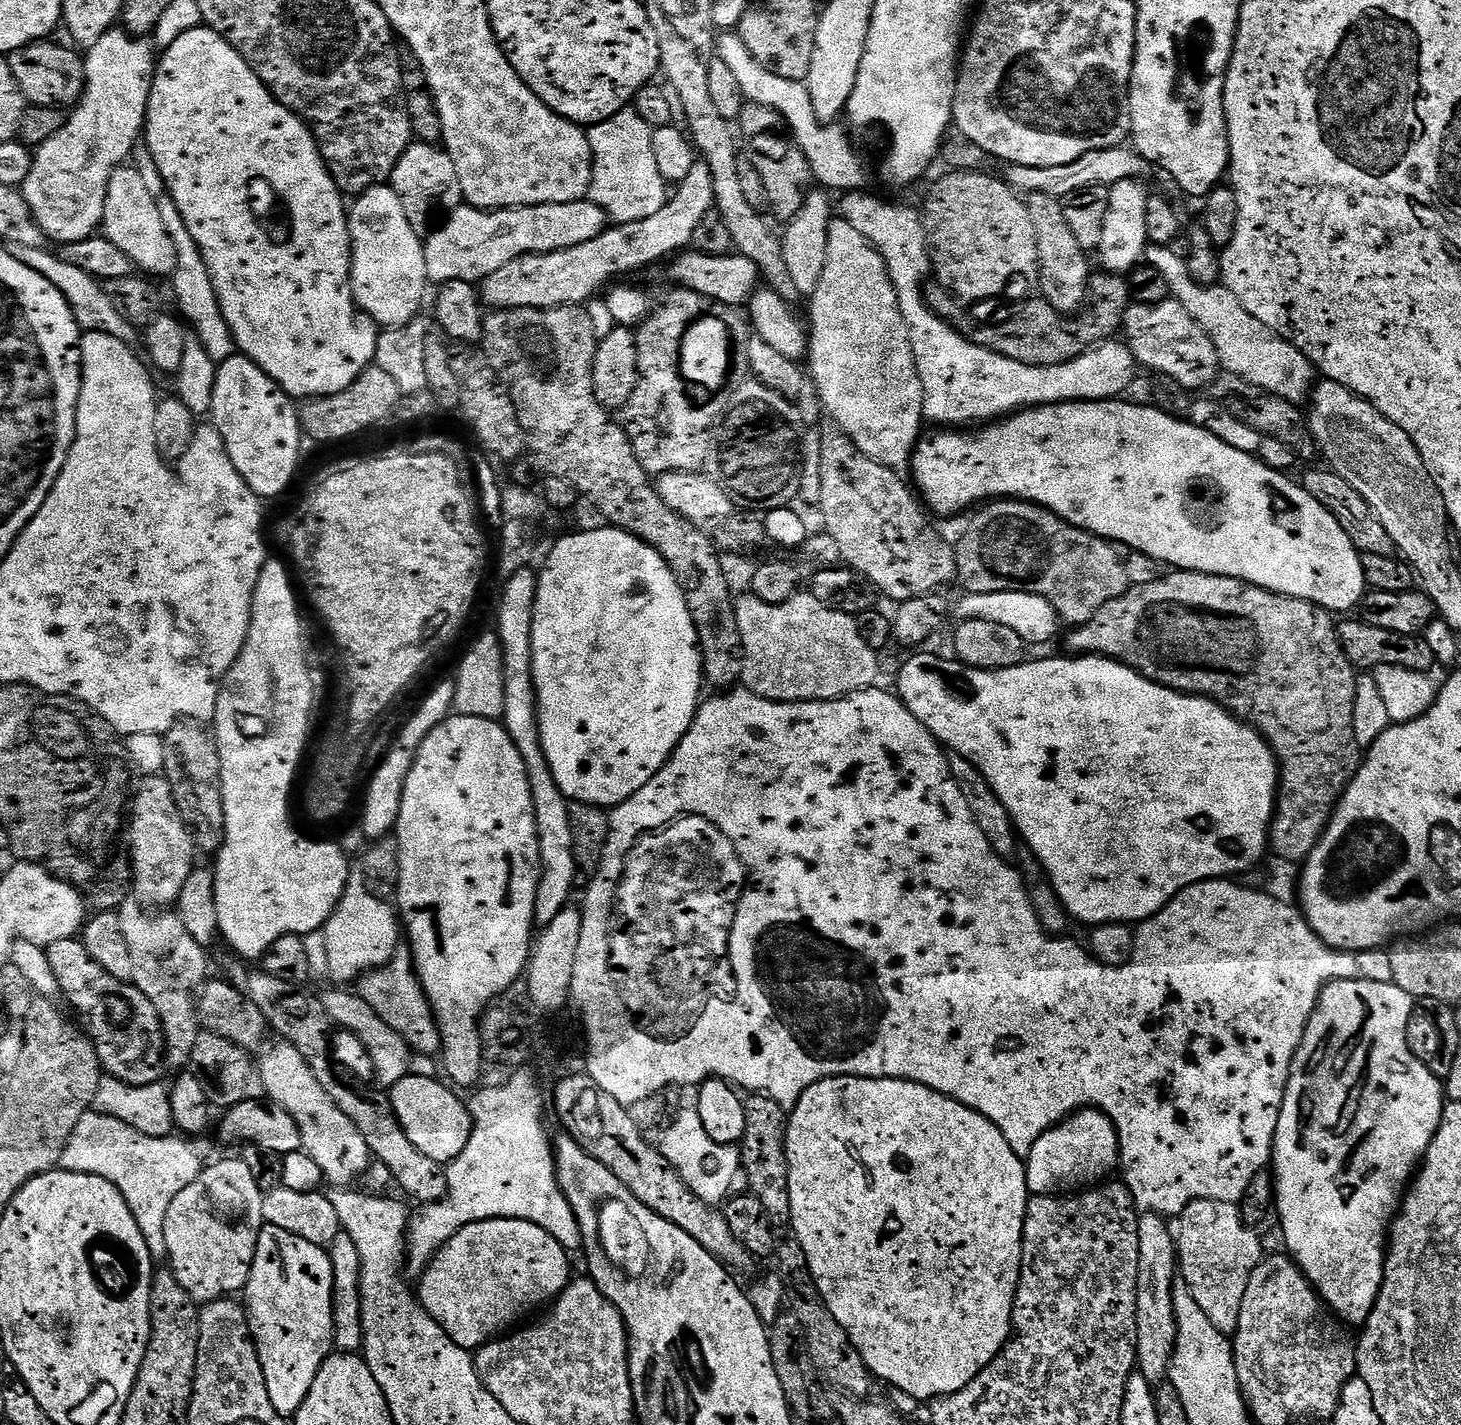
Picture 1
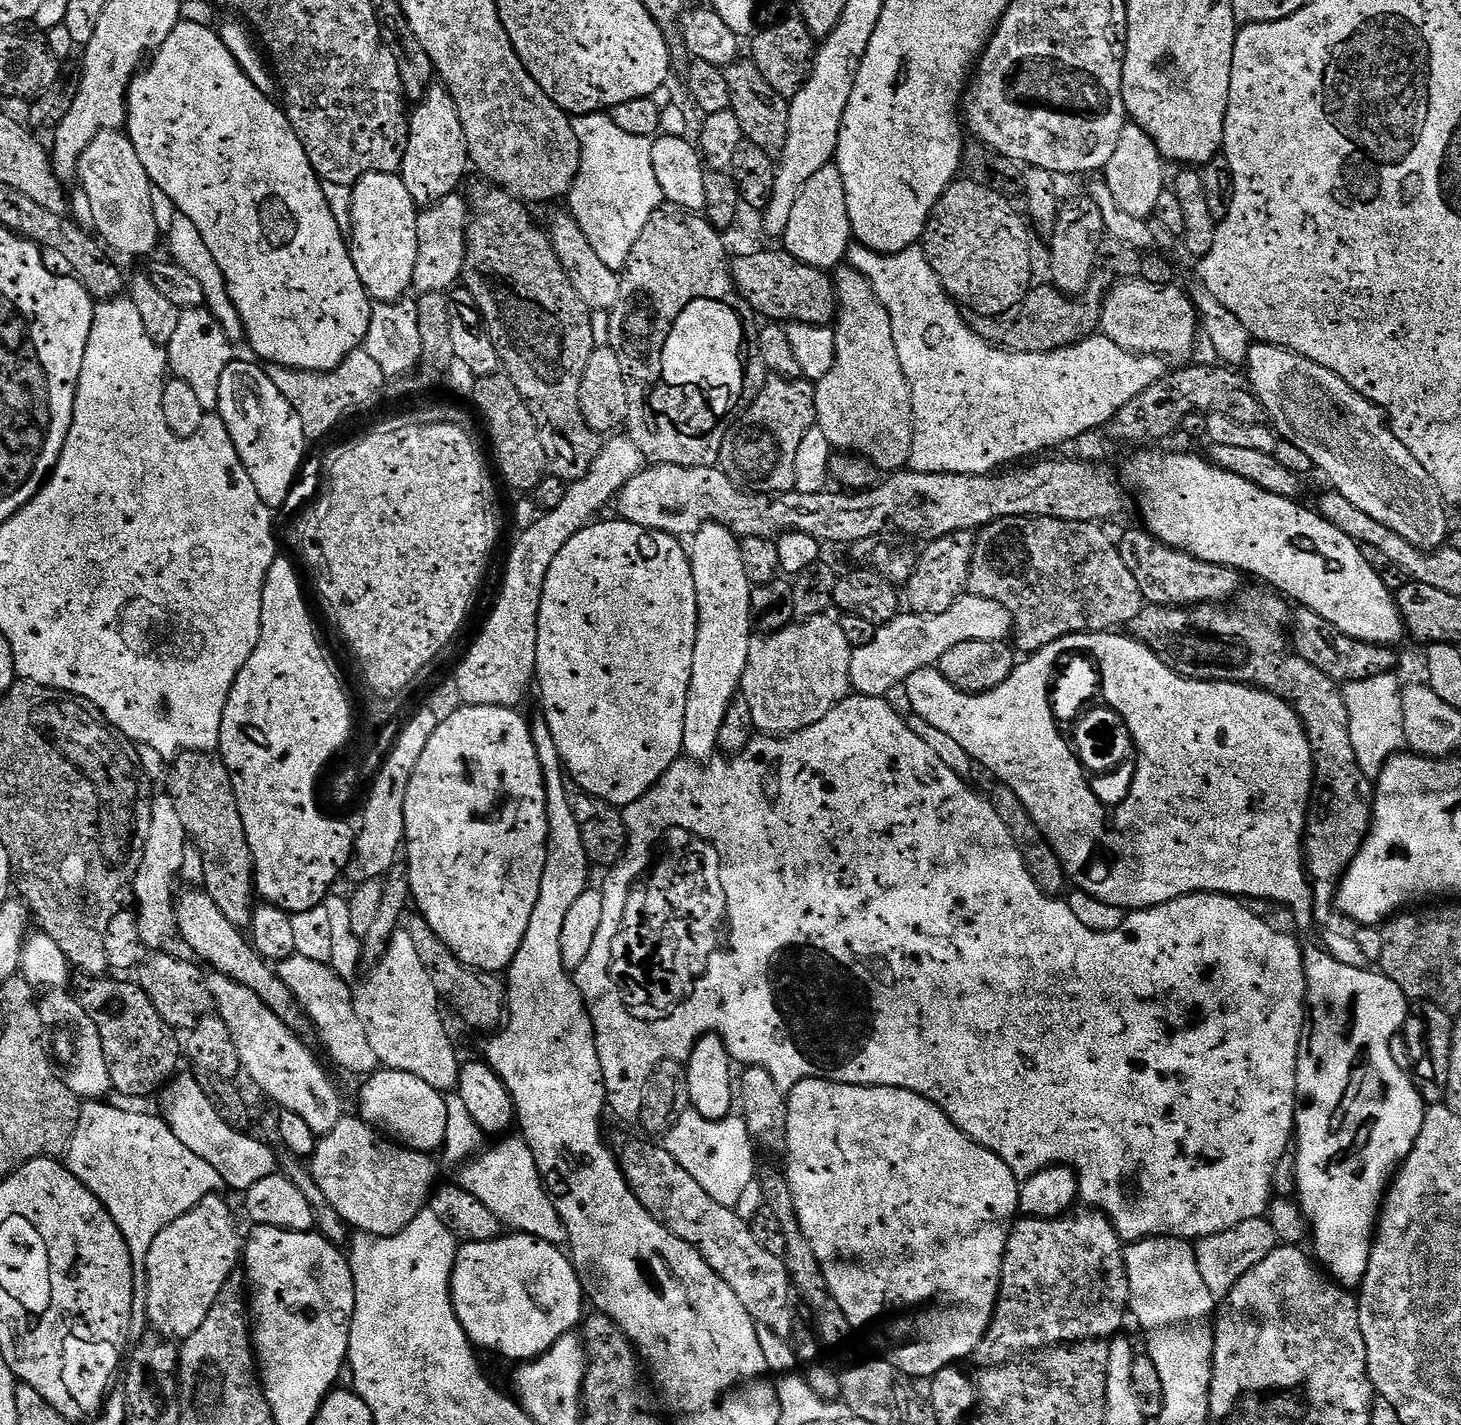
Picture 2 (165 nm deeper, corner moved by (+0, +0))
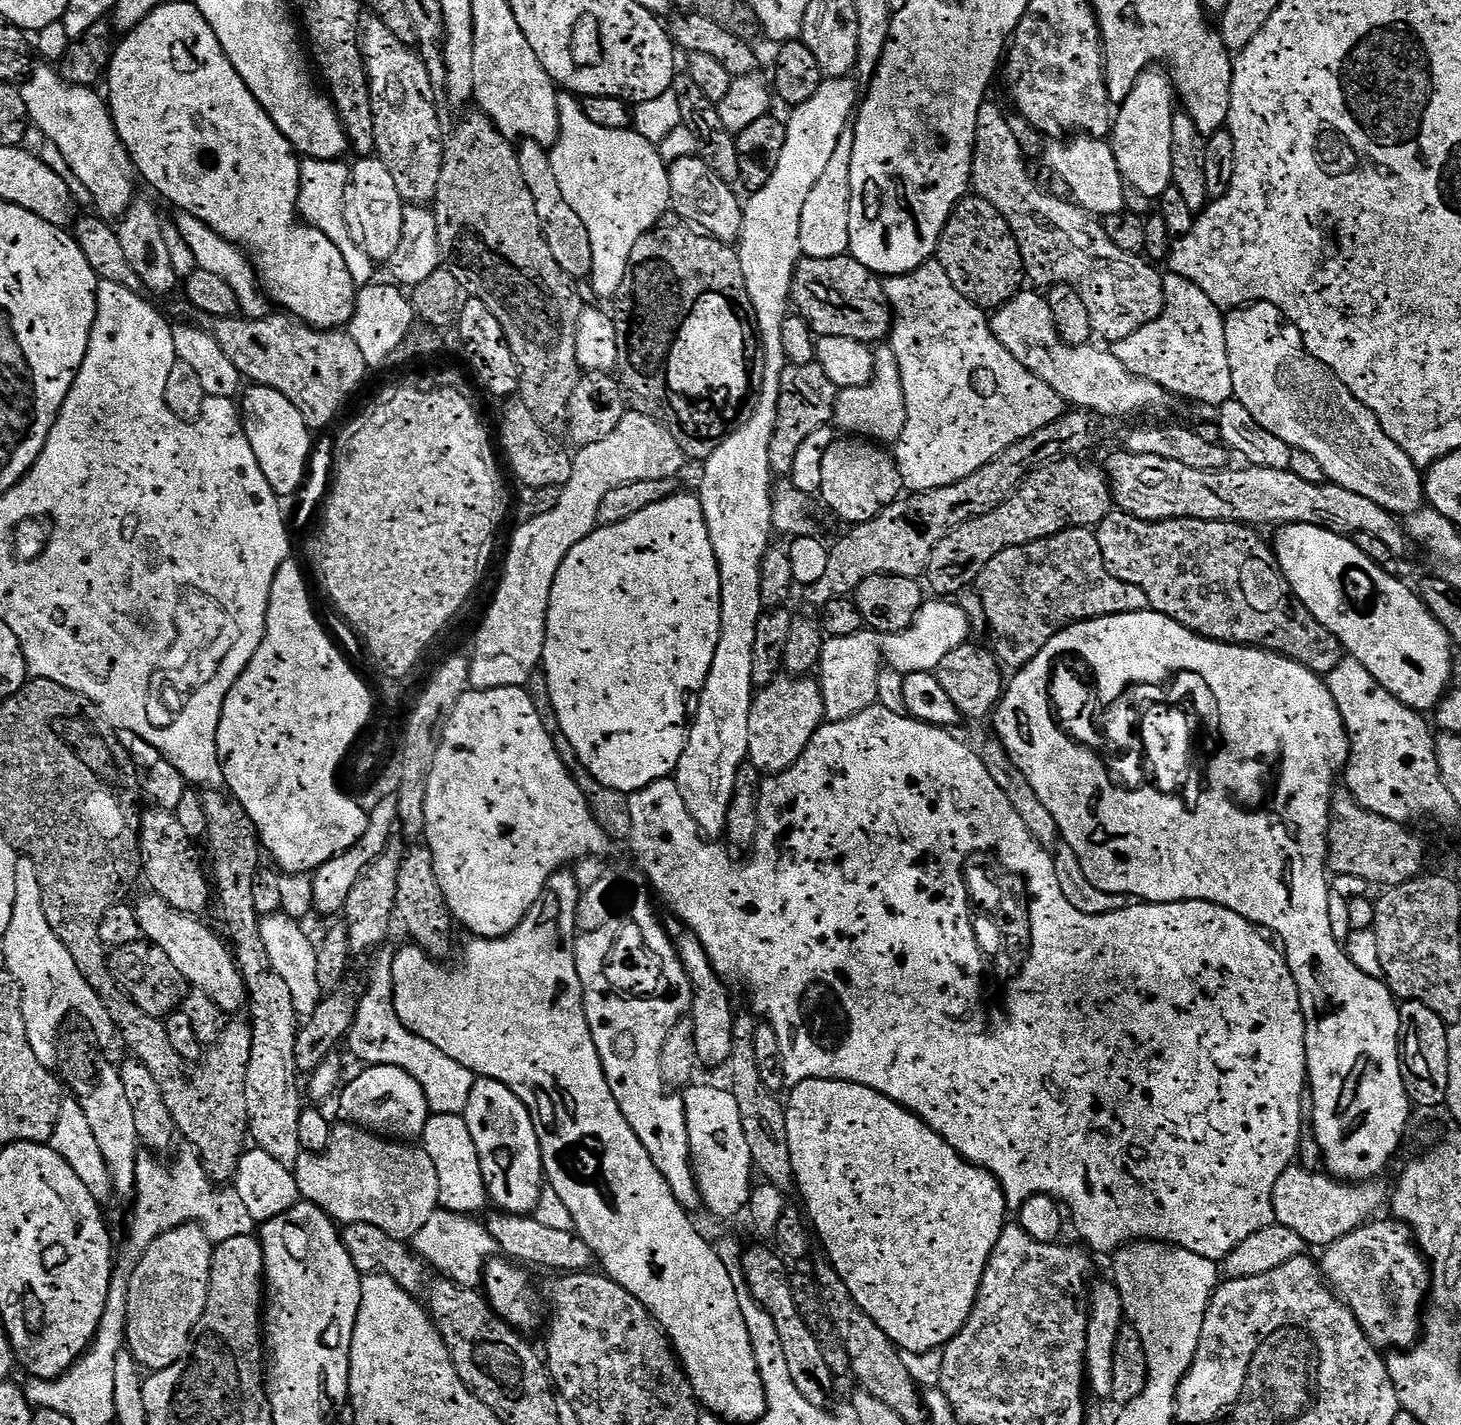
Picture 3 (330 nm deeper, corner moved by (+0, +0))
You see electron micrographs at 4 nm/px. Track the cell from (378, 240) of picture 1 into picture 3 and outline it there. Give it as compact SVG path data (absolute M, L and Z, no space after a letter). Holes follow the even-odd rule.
M360 158L351 165L351 180L345 191L345 226L350 232L350 238L362 246L362 250L375 262L386 262L398 250L398 242L402 242L402 222L406 201L400 197L394 186L394 178L390 178L390 170L379 158Z

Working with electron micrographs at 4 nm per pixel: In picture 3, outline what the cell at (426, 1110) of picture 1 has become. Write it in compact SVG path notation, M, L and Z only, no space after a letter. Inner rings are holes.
M378 1064L363 1069L339 1089L340 1112L345 1121L368 1129L377 1136L397 1142L416 1142L426 1130L430 1109L422 1086L406 1070L393 1064Z

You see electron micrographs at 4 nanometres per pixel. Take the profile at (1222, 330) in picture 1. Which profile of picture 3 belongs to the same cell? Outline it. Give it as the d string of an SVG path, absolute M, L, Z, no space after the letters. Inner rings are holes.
M1083 134L1075 138L1077 140L1072 140L1069 144L1060 144L1056 148L1056 172L1060 175L1061 182L1072 191L1071 199L1097 218L1125 211L1126 181L1120 173L1118 158L1114 158L1111 143L1104 138Z

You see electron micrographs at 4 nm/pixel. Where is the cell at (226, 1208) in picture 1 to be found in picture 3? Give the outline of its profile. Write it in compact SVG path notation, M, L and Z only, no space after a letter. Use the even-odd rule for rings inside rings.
M193 1222L166 1230L166 1234L154 1238L154 1242L142 1254L130 1278L126 1306L126 1347L141 1369L159 1370L170 1366L186 1350L194 1326L198 1318L202 1318L202 1310L206 1310L213 1247L212 1239L204 1233L204 1229Z

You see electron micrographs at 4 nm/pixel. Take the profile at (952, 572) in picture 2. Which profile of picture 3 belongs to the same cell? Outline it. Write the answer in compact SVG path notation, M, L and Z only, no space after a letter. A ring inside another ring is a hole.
M1065 458L1035 468L1002 506L946 534L930 554L927 587L932 587L937 597L955 597L971 589L968 587L979 581L982 570L986 570L1002 550L1050 538L1067 528L1092 528L1101 524L1114 508L1112 490L1105 469L1084 462L1080 458Z

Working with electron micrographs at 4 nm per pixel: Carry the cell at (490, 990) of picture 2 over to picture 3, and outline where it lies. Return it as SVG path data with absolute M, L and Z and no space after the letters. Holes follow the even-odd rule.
M416 842L407 849L401 869L398 871L398 888L395 915L404 923L404 928L408 931L408 936L413 945L424 949L425 952L433 957L443 957L443 952L448 952L452 948L452 928L454 929L454 921L452 912L446 906L444 895L442 894L442 886L438 886L438 874L434 874L434 862L432 855L428 849L427 843Z

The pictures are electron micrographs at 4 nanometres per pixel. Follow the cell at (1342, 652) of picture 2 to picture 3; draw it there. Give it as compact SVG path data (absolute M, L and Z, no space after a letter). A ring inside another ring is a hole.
M1113 510L1101 524L1095 525L1094 531L1098 538L1098 546L1102 546L1102 558L1114 574L1122 582L1130 582L1138 586L1148 599L1148 607L1153 612L1160 612L1163 616L1168 616L1174 622L1186 626L1197 636L1205 636L1207 640L1218 640L1222 644L1243 644L1250 648L1265 648L1268 652L1276 652L1279 656L1285 656L1291 660L1297 660L1302 666L1306 666L1310 671L1317 674L1327 674L1338 666L1341 660L1345 659L1346 653L1340 639L1337 638L1310 610L1306 610L1303 602L1294 594L1290 582L1285 578L1283 572L1274 563L1274 548L1259 536L1255 527L1246 524L1236 524L1233 520L1195 520L1194 518L1178 518L1177 520L1143 520L1137 516L1130 516L1127 512Z

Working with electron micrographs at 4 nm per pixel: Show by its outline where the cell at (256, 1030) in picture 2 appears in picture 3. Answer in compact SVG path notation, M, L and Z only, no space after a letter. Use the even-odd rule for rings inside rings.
M147 895L134 904L143 939L166 950L166 958L174 962L174 970L178 970L178 974L182 974L184 981L192 988L210 994L210 998L214 998L224 1012L239 1013L236 1011L248 1004L248 991L240 967L236 965L233 949L227 943L222 944L203 924L203 919L179 912L160 896Z

